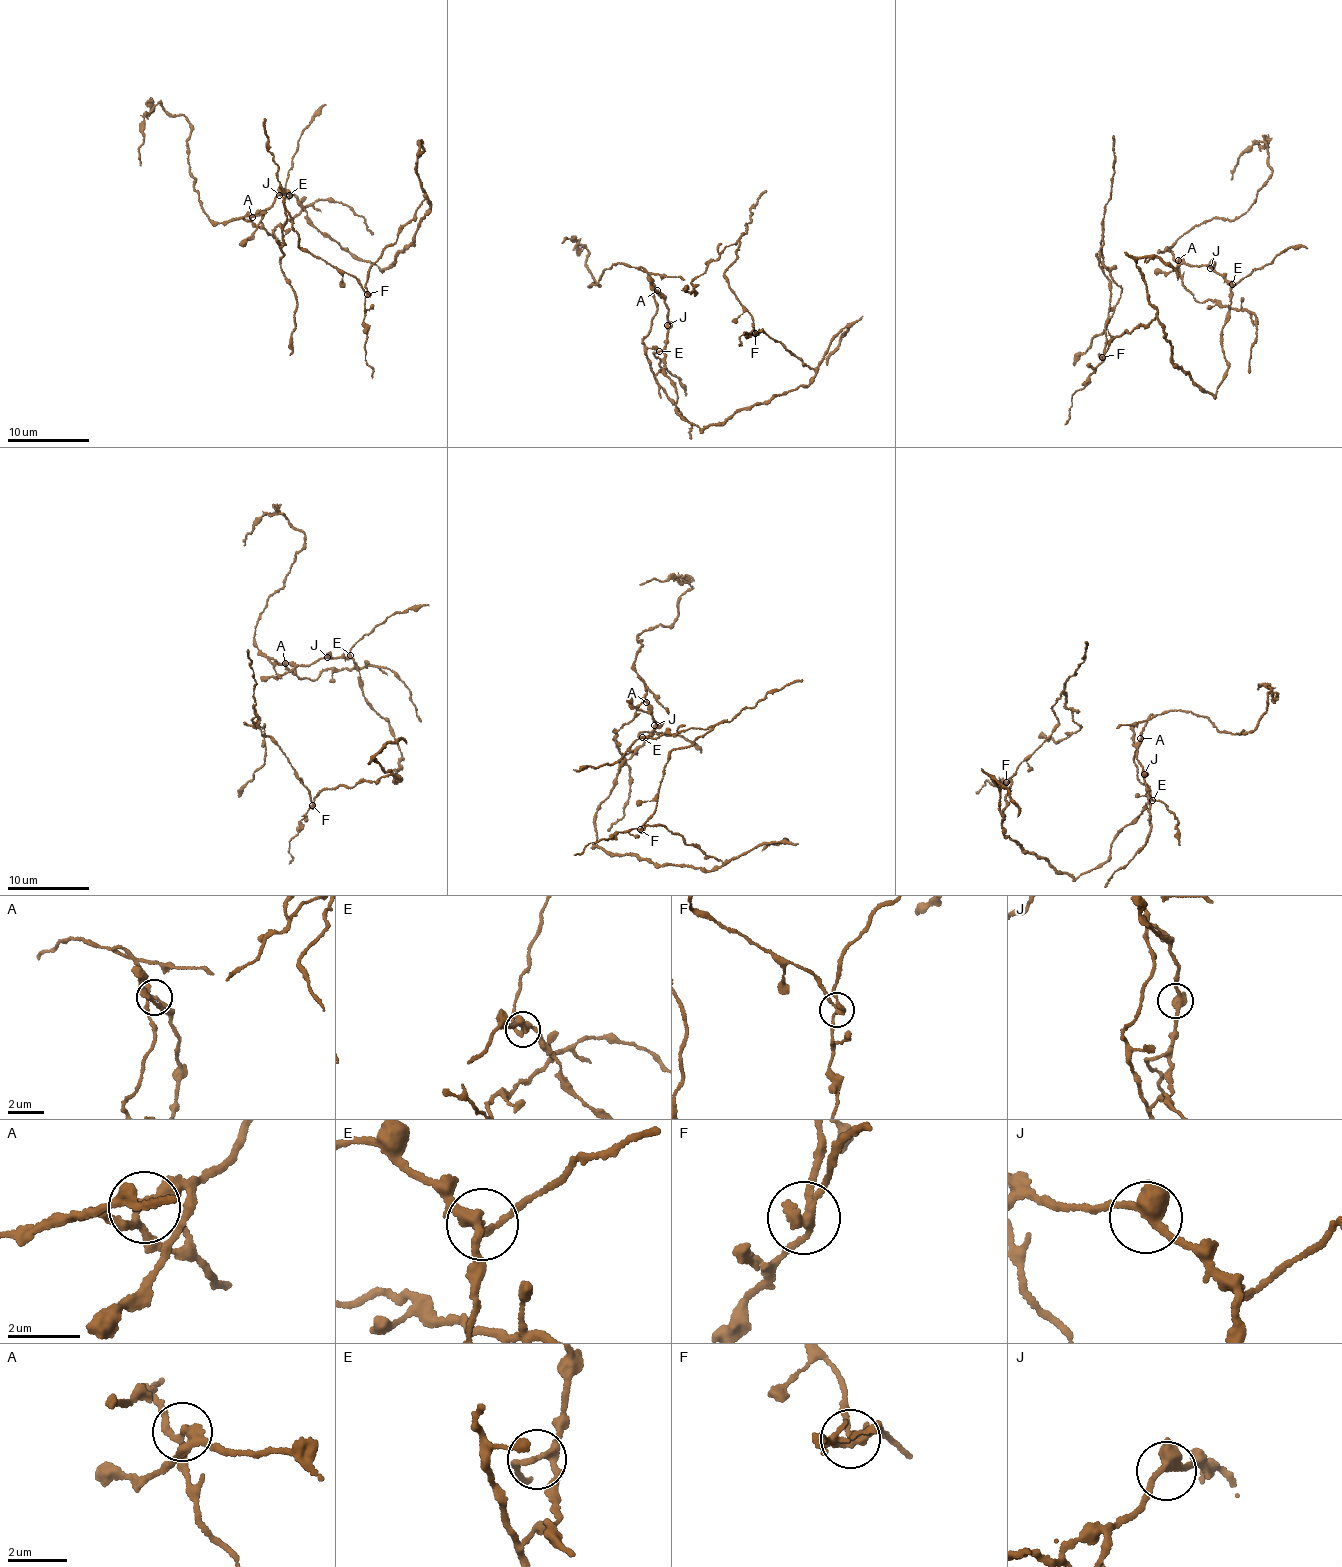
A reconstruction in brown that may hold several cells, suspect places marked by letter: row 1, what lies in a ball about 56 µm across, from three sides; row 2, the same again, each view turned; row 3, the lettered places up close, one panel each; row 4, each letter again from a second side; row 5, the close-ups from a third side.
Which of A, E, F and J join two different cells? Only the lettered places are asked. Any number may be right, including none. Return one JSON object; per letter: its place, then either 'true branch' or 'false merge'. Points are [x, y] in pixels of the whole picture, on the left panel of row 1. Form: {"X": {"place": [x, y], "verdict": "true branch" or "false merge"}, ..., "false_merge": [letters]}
{"A": {"place": [252, 217], "verdict": "false merge"}, "E": {"place": [289, 195], "verdict": "true branch"}, "F": {"place": [367, 294], "verdict": "false merge"}, "J": {"place": [279, 195], "verdict": "true branch"}, "false_merge": ["A", "F"]}

